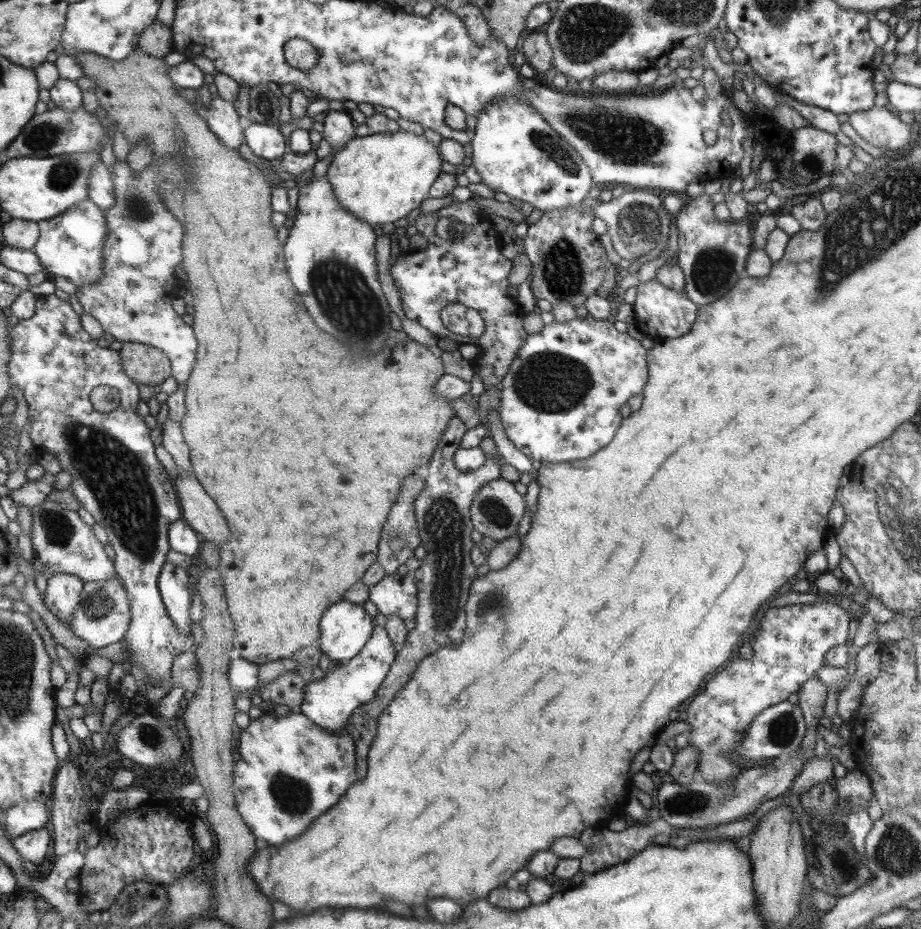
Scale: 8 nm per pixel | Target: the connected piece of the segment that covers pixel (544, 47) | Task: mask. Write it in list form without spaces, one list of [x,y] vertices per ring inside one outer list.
[[[531,32],[522,44],[522,52],[526,57],[526,63],[534,68],[536,74],[545,77],[554,68],[554,54],[546,33]]]

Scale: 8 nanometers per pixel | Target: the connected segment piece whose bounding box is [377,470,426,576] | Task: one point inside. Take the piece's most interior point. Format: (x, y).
(399, 538)

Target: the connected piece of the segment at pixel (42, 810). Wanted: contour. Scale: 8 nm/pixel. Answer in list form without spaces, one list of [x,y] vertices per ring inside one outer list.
[[[33,800],[8,810],[7,830],[9,834],[20,837],[36,829],[50,827],[51,817],[45,802]]]

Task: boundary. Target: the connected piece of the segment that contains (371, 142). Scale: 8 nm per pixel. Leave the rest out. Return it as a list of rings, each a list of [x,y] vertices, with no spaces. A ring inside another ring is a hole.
[[[398,131],[394,133],[372,134],[370,136],[354,137],[346,146],[337,151],[328,168],[327,178],[332,184],[337,200],[353,216],[368,224],[384,226],[406,218],[414,208],[430,195],[430,190],[442,172],[442,156],[440,148],[430,143],[424,135],[414,132]]]

